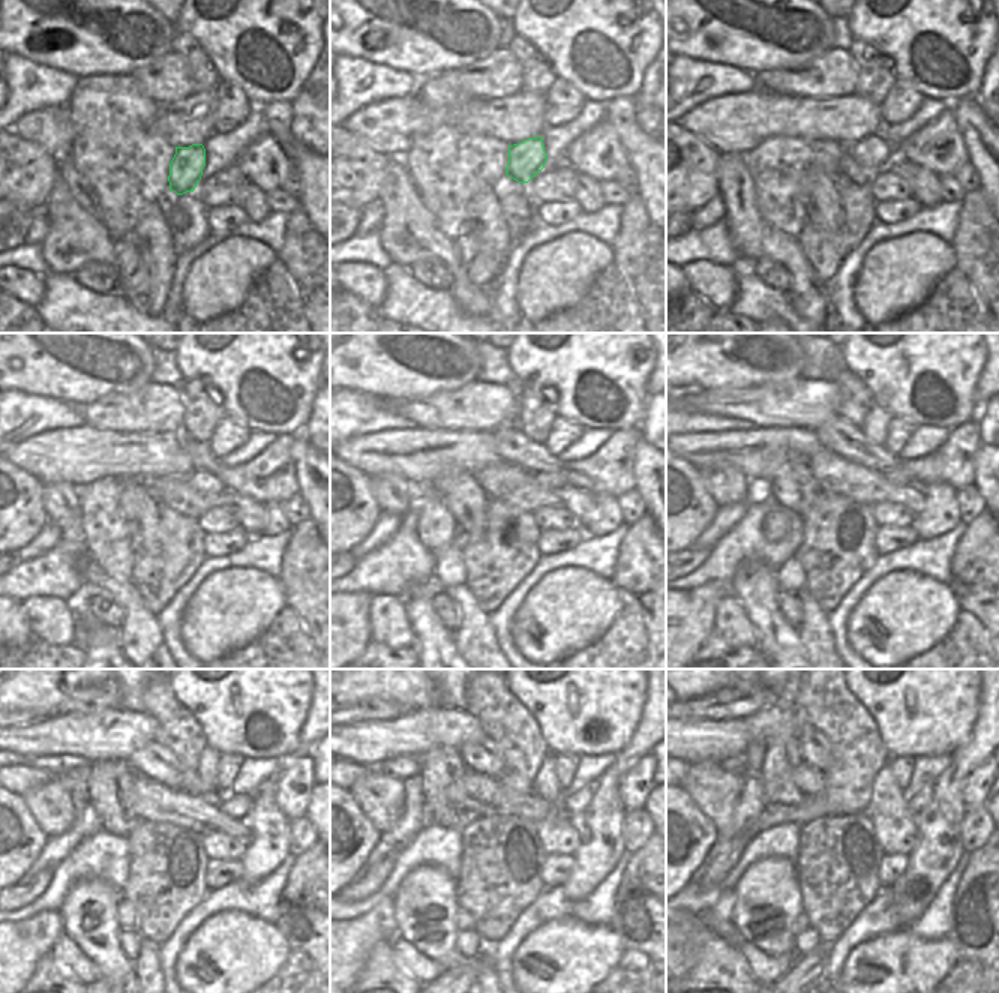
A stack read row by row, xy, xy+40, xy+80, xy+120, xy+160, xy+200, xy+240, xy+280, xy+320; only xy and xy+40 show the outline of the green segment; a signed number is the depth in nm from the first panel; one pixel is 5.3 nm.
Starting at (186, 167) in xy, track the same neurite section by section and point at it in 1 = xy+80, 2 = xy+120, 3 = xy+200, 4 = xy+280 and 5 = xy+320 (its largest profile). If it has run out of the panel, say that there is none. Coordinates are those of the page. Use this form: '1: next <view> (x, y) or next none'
1: next xy+80 (872, 152)
2: next xy+120 (201, 482)
3: next xy+200 (899, 477)
4: next xy+280 (575, 804)
5: next xy+320 (924, 794)

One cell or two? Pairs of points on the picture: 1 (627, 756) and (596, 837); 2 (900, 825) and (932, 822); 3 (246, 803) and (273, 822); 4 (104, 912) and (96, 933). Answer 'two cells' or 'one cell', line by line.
1: one cell
2: two cells
3: two cells
4: one cell

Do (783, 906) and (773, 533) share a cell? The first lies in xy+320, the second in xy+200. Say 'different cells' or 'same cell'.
different cells

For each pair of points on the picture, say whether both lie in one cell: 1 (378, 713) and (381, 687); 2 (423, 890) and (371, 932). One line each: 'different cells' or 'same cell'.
1: different cells
2: different cells

